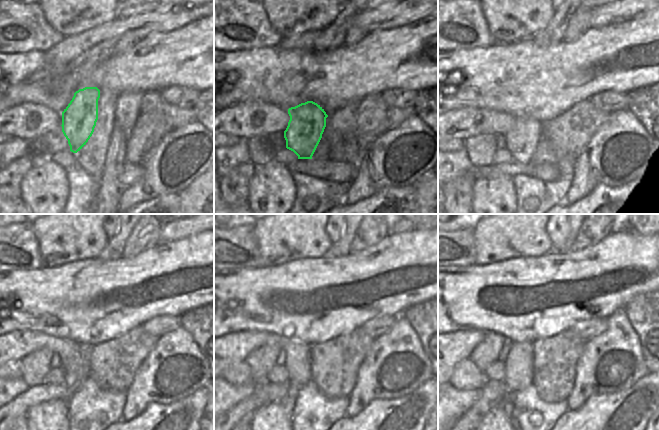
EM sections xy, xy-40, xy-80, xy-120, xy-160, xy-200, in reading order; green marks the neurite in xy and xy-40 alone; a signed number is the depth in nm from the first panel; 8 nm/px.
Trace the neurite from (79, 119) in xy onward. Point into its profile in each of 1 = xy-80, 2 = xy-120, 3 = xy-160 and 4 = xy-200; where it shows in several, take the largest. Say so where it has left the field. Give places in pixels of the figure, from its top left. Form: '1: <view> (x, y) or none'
1: xy-80 (522, 140)
2: xy-120 (72, 380)
3: xy-160 (288, 401)
4: xy-200 (507, 404)

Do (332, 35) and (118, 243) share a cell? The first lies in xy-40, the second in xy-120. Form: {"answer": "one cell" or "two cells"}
{"answer": "one cell"}

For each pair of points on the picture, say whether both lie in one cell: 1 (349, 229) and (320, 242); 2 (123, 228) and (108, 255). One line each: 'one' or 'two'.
1: two
2: one

